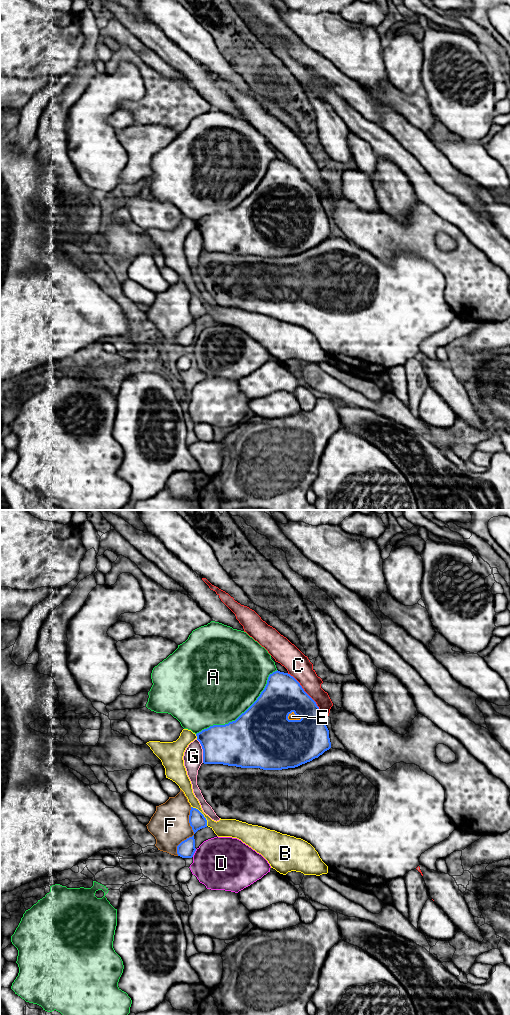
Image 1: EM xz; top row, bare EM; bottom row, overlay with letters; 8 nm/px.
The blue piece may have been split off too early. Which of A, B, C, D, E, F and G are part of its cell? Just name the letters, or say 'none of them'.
E

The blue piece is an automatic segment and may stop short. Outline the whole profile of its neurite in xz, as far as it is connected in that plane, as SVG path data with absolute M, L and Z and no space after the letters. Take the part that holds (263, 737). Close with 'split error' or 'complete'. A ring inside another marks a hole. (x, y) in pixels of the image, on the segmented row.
M275 671L257 700L235 721L197 733L204 764L282 770L318 758L331 748L329 730L316 702L290 674Z | split error

